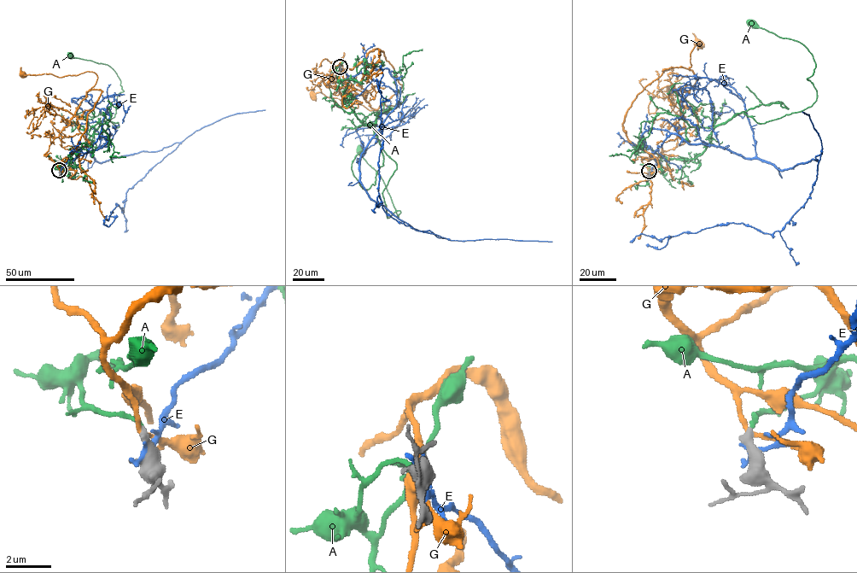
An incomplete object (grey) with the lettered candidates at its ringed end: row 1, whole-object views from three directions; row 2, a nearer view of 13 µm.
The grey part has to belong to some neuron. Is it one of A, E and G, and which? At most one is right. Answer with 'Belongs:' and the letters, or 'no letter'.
Belongs: A

